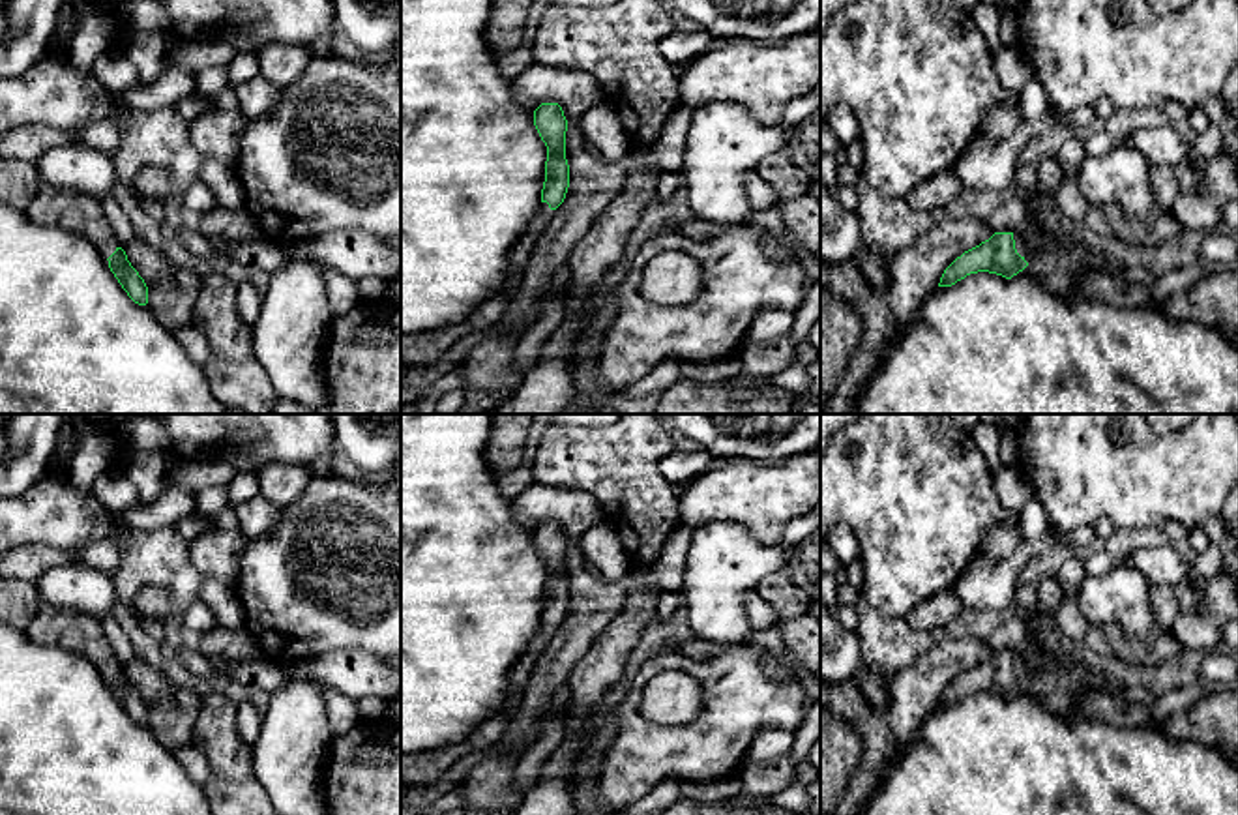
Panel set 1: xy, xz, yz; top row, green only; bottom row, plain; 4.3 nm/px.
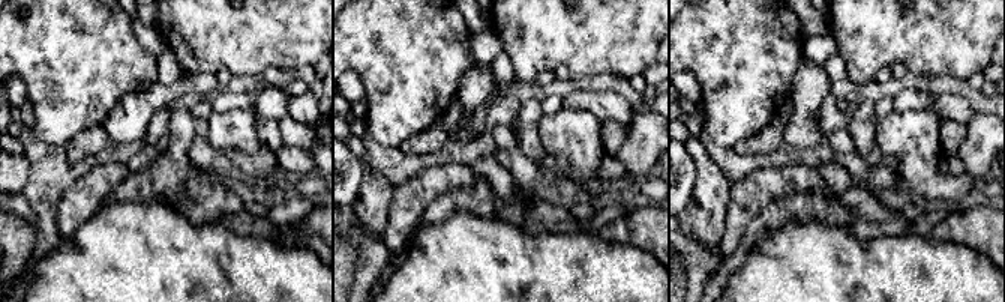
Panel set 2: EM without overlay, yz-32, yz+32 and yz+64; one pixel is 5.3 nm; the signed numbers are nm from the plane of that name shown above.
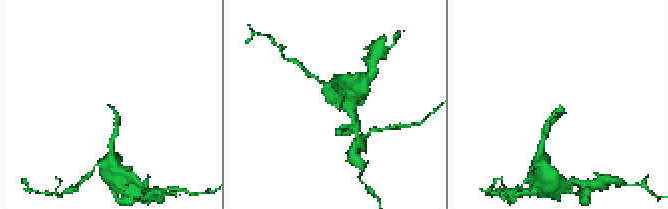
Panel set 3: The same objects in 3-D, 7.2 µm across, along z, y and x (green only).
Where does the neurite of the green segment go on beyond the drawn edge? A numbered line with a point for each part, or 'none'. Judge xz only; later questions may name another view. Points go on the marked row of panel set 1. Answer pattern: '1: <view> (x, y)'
1: xz (422, 349)

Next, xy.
1: xy (73, 210)

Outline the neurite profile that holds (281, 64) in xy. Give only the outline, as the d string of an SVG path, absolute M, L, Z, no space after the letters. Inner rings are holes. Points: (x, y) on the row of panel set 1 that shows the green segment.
M270 43L257 52L258 73L279 88L292 84L307 67L313 54L307 47Z

